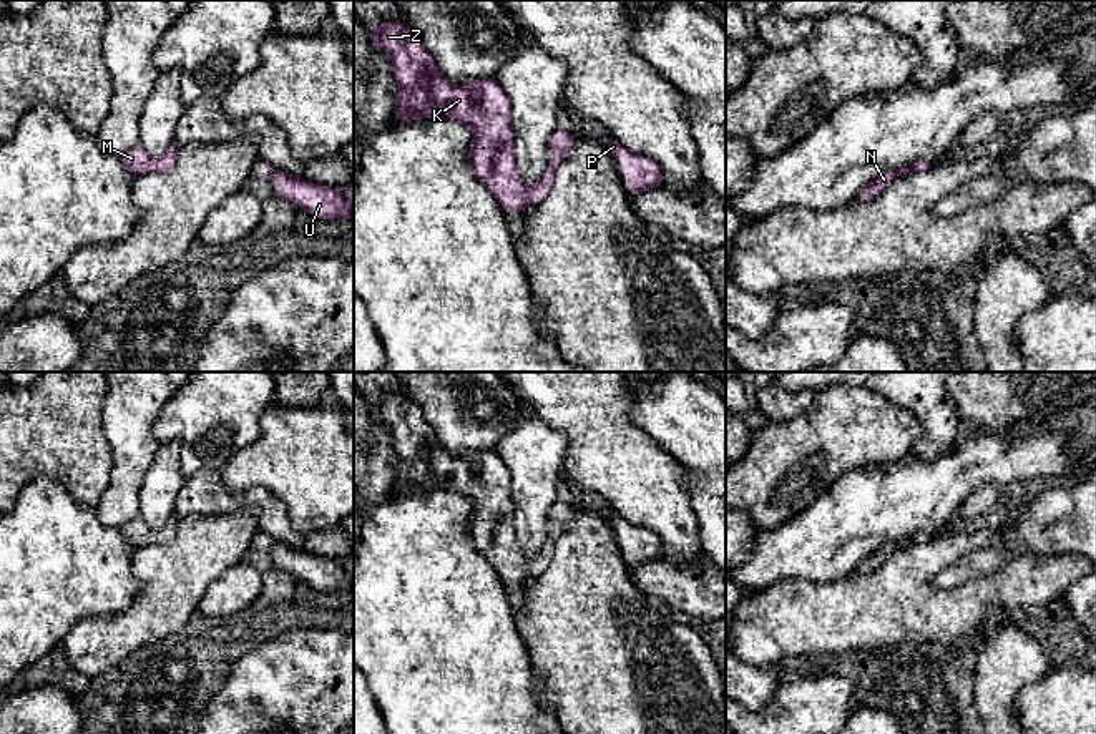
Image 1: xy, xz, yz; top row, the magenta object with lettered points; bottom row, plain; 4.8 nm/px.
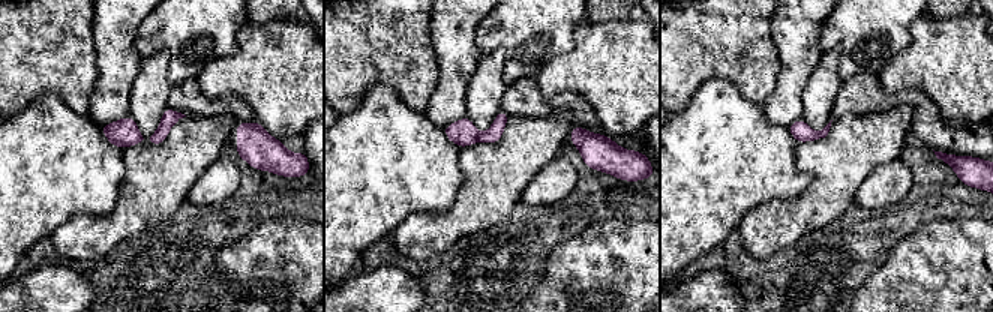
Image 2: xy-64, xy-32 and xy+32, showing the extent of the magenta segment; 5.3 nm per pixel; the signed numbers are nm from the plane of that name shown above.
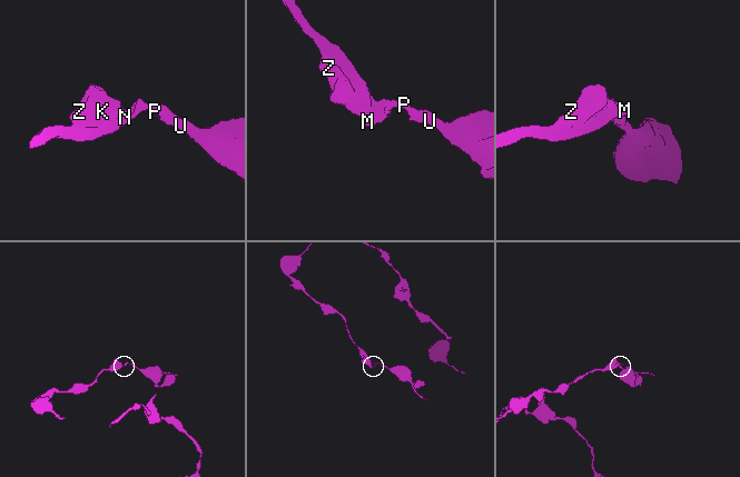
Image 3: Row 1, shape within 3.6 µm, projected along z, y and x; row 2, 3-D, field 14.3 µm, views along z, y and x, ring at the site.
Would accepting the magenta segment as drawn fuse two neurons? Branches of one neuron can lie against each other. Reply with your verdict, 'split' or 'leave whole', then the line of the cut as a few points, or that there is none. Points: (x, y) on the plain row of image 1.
leave whole; cut none

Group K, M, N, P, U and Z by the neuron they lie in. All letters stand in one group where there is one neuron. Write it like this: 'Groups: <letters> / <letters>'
Groups: K M N P U Z

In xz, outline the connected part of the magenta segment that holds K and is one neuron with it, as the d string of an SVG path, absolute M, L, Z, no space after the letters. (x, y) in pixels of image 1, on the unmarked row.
M405 394L369 400L370 415L390 428L399 468L392 490L447 490L472 502L468 531L472 543L506 586L543 573L555 555L555 541L578 506L556 500L548 511L550 536L538 555L525 560L515 531L511 475L497 450L452 457L438 442L420 407Z

